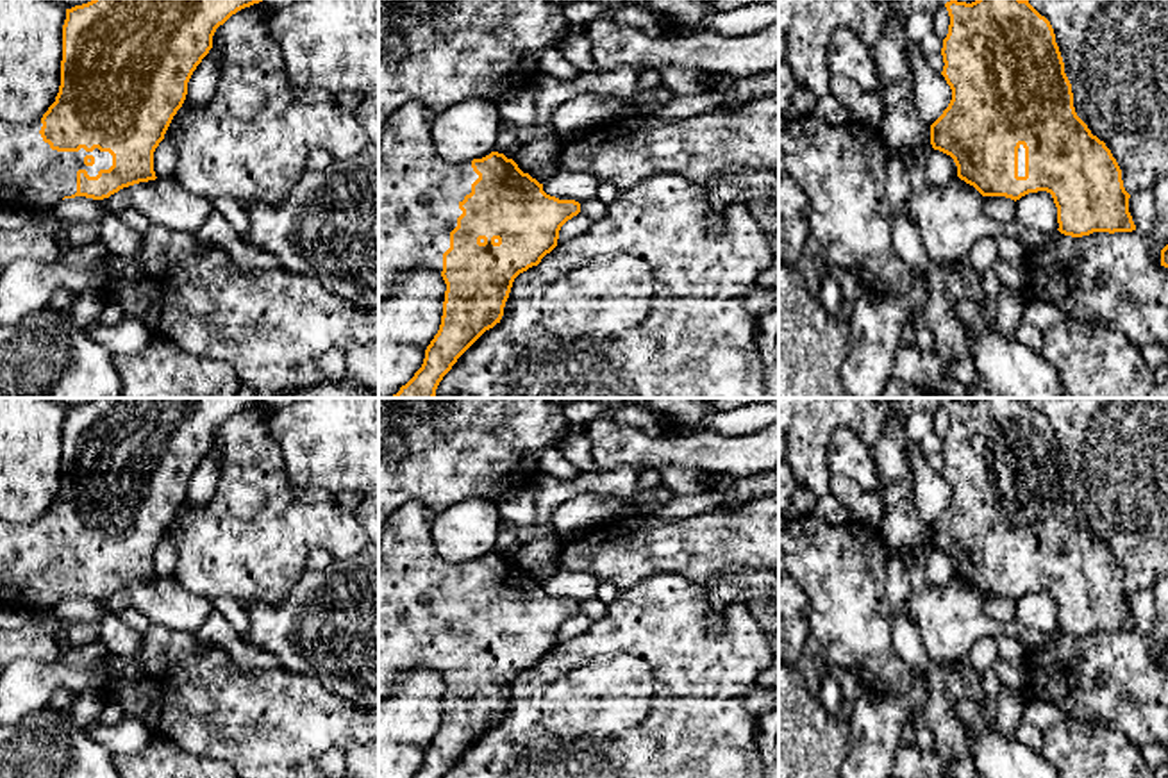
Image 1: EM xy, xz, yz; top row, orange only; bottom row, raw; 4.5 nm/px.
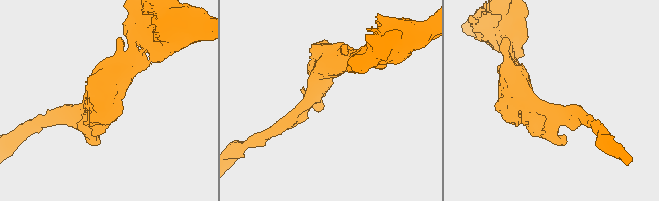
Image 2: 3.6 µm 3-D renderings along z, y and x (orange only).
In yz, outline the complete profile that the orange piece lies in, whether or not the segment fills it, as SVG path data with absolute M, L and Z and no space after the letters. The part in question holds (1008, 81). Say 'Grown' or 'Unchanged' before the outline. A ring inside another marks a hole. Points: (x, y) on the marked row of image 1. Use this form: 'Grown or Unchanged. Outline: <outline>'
Grown. Outline: M950 0L943 71L952 100L930 125L930 145L950 155L957 177L982 196L1020 200L1047 191L1057 207L1059 232L1132 232L1130 194L1111 150L1091 134L1073 107L1072 84L1050 21L1029 0Z

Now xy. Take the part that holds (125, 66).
Grown. Outline: M91 0L82 5L66 9L63 25L63 61L61 61L61 86L55 102L48 107L39 121L29 125L7 123L0 118L0 203L14 209L52 209L64 198L86 196L104 200L123 187L155 180L154 152L164 139L164 134L182 107L188 95L188 82L213 48L213 36L238 11L259 4L263 0Z

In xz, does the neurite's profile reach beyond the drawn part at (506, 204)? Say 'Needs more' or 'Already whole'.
Needs more

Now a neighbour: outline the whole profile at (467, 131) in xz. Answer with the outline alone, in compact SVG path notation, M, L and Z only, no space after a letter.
M470 96L438 112L432 127L434 148L445 161L471 162L495 152L500 127L496 103Z

